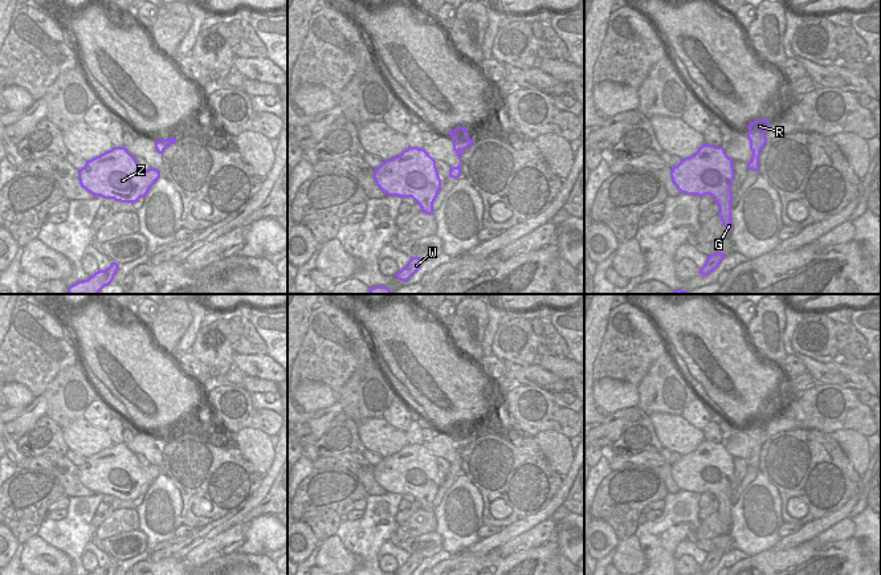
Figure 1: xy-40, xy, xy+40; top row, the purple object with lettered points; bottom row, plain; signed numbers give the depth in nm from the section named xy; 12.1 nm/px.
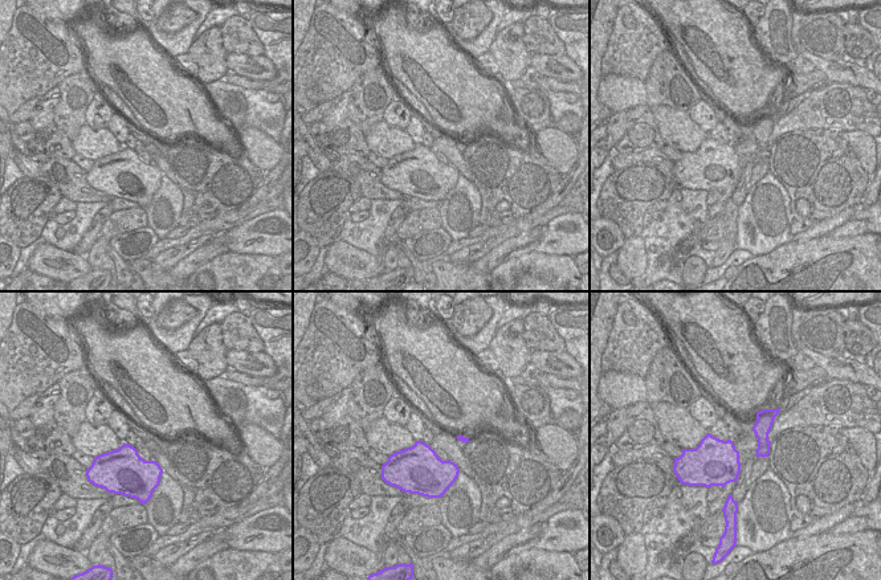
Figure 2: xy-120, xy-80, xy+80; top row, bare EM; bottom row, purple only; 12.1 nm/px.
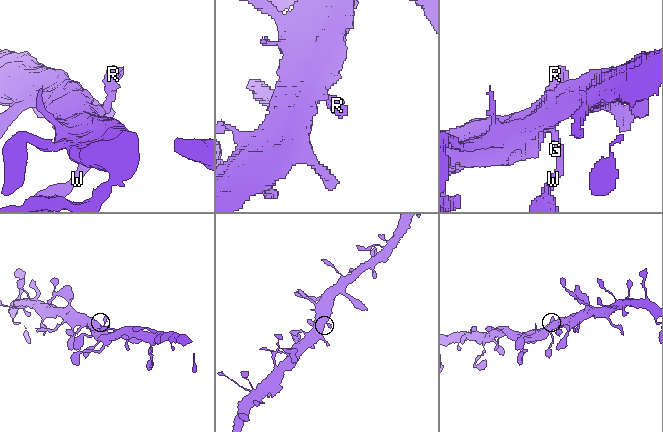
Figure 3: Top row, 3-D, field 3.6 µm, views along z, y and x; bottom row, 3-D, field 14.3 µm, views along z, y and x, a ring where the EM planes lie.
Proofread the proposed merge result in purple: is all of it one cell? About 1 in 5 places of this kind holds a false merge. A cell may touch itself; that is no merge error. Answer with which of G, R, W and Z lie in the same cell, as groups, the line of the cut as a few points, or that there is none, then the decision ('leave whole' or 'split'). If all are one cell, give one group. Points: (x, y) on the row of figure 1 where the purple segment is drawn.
G R W Z | no cut | leave whole

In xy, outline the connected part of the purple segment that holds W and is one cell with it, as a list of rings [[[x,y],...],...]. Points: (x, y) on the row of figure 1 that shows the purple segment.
[[[412,257],[407,266],[396,273],[396,278],[400,281],[408,281],[423,265],[423,260],[420,257]]]

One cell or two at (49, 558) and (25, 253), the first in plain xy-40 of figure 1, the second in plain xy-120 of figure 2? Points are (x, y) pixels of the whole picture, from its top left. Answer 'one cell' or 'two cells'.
two cells

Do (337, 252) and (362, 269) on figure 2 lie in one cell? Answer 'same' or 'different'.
same

